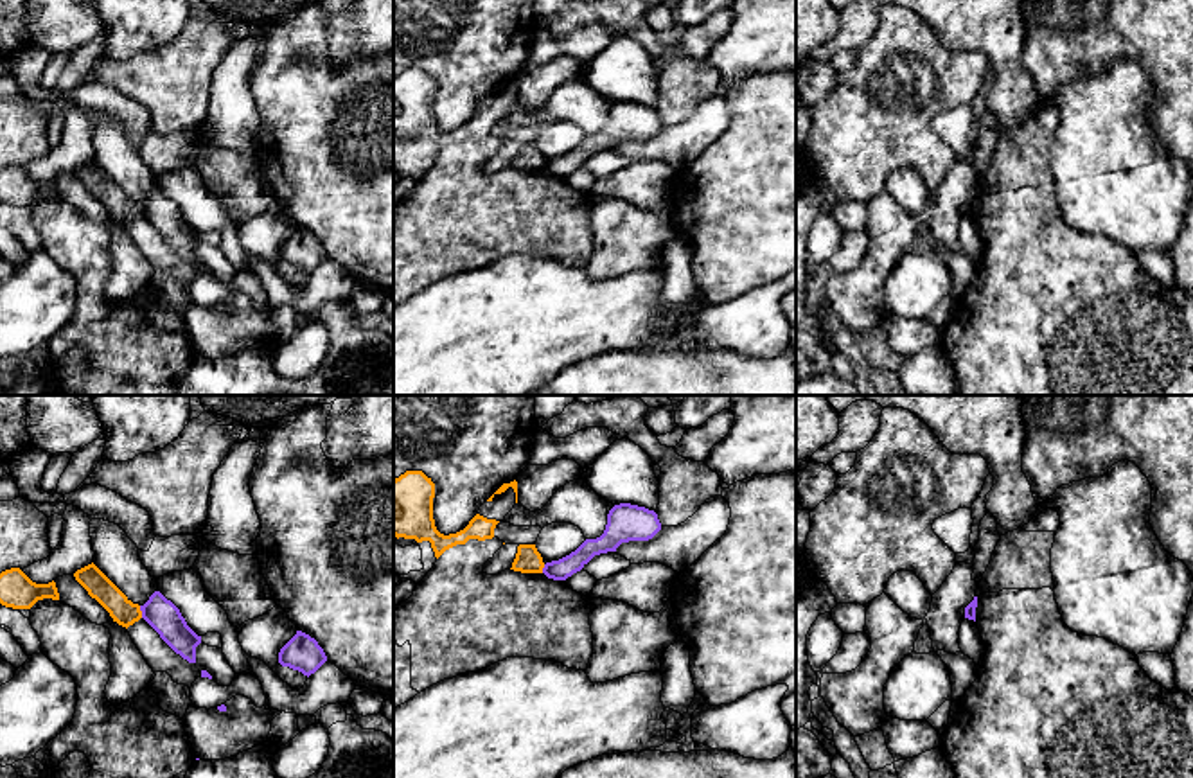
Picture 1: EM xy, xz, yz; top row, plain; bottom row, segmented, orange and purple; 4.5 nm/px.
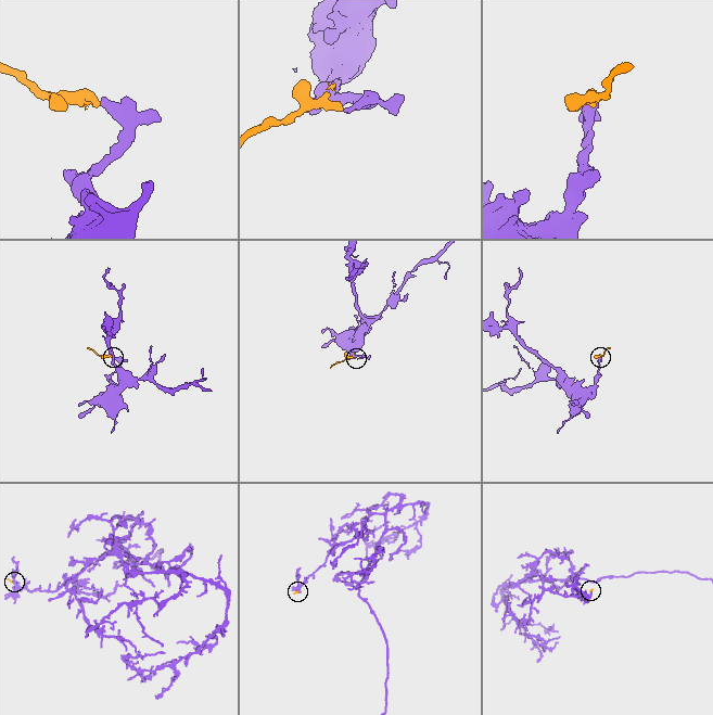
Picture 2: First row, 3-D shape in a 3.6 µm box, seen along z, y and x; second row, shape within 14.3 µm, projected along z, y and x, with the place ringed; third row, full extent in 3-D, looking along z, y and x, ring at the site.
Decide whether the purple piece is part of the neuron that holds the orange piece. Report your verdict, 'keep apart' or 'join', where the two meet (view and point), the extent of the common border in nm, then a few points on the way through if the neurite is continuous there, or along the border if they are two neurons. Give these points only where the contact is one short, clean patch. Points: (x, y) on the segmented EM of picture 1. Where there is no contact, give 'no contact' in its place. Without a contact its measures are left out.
keep apart; contact xy (141, 611); length 60 nm; border xy (139, 606), (142, 617)

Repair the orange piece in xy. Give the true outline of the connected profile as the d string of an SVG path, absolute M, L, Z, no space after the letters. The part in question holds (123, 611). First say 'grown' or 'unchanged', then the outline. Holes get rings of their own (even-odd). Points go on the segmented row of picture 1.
unchanged | M93 562L74 573L75 580L95 598L122 627L142 618L138 604L133 604Z

